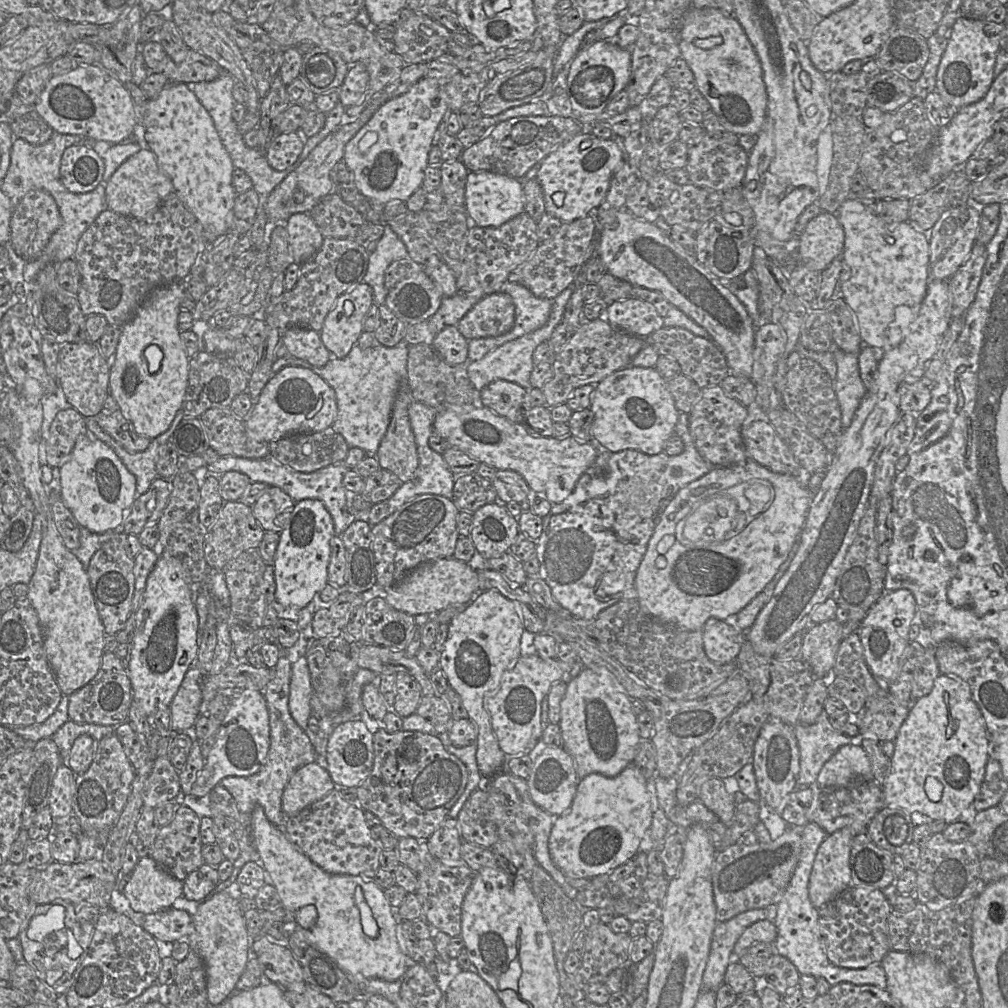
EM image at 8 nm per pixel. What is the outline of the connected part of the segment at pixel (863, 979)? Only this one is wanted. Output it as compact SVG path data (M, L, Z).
M808 823L802 827L800 834L802 839L801 852L797 866L794 869L788 886L776 904L774 925L777 929L777 934L773 942L775 952L790 960L800 975L811 975L815 978L823 977L830 986L841 982L849 982L855 985L868 984L880 989L886 989L887 978L881 961L859 969L839 967L829 961L824 950L818 925L818 909L812 905L808 892L810 874L817 851L828 834L815 823Z

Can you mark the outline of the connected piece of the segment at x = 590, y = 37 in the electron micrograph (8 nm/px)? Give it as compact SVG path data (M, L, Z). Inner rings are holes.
M604 18L598 21L586 21L575 33L564 38L554 62L554 79L565 66L571 65L573 59L583 48L589 47L595 42L595 31L601 29L612 19L613 18Z

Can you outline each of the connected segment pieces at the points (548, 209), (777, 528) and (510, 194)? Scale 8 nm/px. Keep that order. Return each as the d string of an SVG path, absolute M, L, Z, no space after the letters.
M582 131L548 154L538 165L536 174L544 193L545 212L562 223L593 214L605 198L612 176L624 162L619 140L600 139Z
M748 458L744 463L735 466L715 466L707 474L681 488L662 513L637 570L635 586L638 595L637 599L642 607L661 622L691 631L703 630L706 621L712 617L720 620L735 618L739 611L773 579L780 566L787 559L796 540L800 538L813 499L813 491L805 483L804 479L806 478L791 474L775 473Z
M469 171L465 186L465 207L474 225L500 226L524 212L524 191L519 179L490 172Z

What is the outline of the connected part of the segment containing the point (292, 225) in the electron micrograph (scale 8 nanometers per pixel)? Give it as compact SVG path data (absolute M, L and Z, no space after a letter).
M296 213L286 224L294 262L302 264L321 248L324 237L309 213Z

